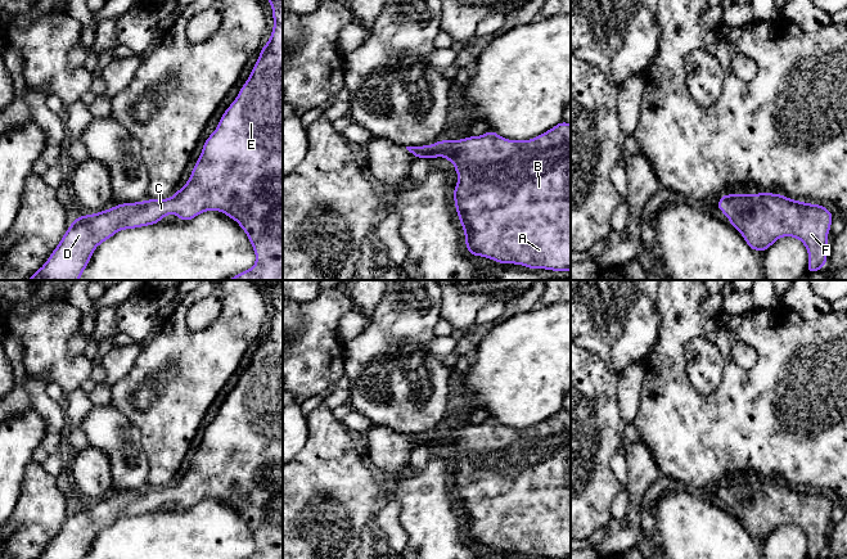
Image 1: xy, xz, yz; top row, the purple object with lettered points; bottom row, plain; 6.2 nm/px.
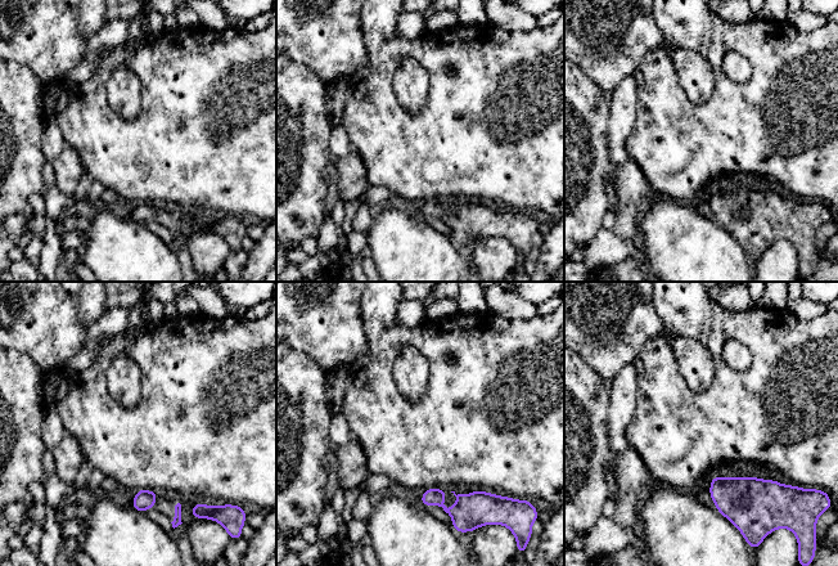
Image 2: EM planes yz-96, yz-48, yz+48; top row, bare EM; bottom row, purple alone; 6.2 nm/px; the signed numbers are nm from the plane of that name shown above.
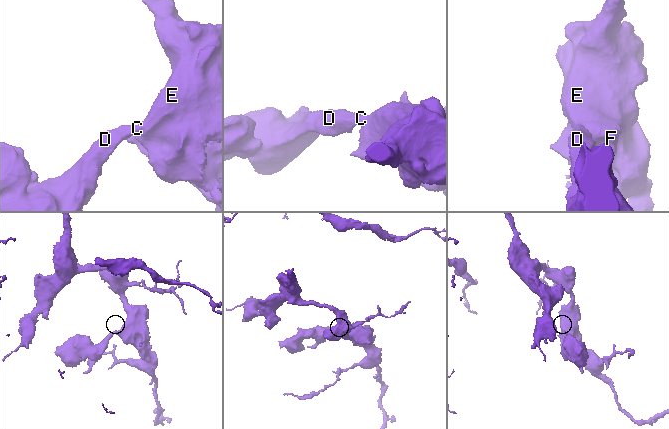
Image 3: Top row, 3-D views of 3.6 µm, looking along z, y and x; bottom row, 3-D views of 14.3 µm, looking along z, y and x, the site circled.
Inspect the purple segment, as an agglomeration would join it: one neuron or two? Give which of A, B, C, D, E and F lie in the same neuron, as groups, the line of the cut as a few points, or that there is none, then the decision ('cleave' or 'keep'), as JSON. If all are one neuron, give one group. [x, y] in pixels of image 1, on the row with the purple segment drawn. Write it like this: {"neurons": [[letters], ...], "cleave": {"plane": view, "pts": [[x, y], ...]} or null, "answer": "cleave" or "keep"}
{"neurons": [["A", "B", "C", "D", "E", "F"]], "cleave": null, "answer": "keep"}

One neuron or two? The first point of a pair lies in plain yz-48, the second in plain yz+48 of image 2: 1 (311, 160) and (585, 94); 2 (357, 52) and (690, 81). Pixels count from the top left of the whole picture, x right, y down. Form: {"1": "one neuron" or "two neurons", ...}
{"1": "one neuron", "2": "one neuron"}

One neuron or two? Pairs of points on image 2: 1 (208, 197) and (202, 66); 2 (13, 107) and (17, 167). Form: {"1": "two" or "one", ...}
{"1": "one", "2": "one"}

